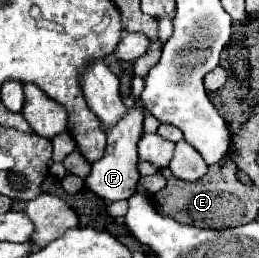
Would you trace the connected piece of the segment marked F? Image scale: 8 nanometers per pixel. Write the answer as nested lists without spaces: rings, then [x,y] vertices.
[[[135,103],[133,107],[129,107],[127,115],[107,133],[107,151],[105,157],[99,159],[97,163],[93,163],[89,177],[85,179],[85,185],[99,195],[105,201],[121,201],[121,199],[129,199],[137,189],[137,181],[139,181],[139,171],[137,171],[137,163],[139,163],[139,155],[137,155],[137,141],[143,133],[143,115],[145,115],[145,107],[141,103]]]

